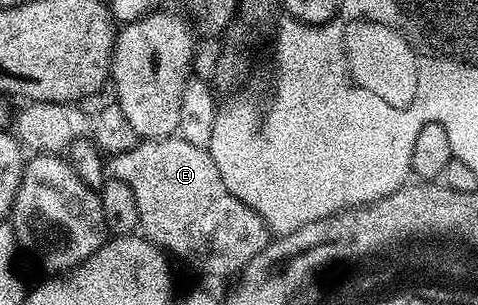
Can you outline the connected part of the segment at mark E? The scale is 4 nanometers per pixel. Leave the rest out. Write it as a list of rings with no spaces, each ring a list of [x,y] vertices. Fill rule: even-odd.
[[[177,135],[166,136],[163,140],[140,139],[133,150],[116,152],[110,157],[109,172],[114,179],[125,182],[125,186],[133,190],[142,235],[172,257],[192,260],[203,272],[234,277],[269,243],[269,229],[263,216],[245,206],[241,198],[229,194],[229,186],[221,182],[217,162],[213,162],[206,147],[198,148]]]

